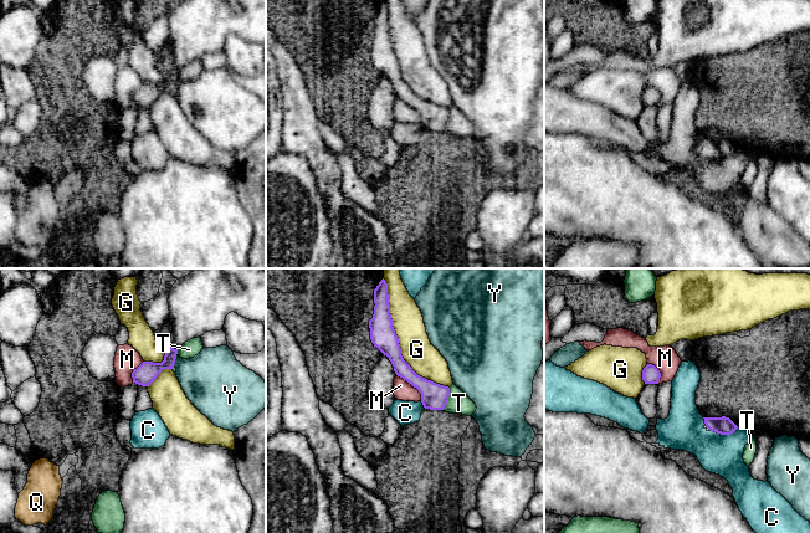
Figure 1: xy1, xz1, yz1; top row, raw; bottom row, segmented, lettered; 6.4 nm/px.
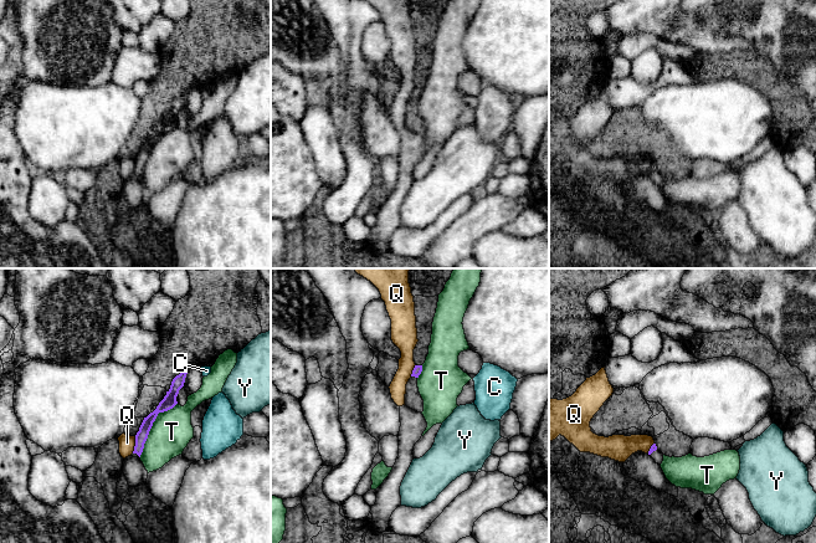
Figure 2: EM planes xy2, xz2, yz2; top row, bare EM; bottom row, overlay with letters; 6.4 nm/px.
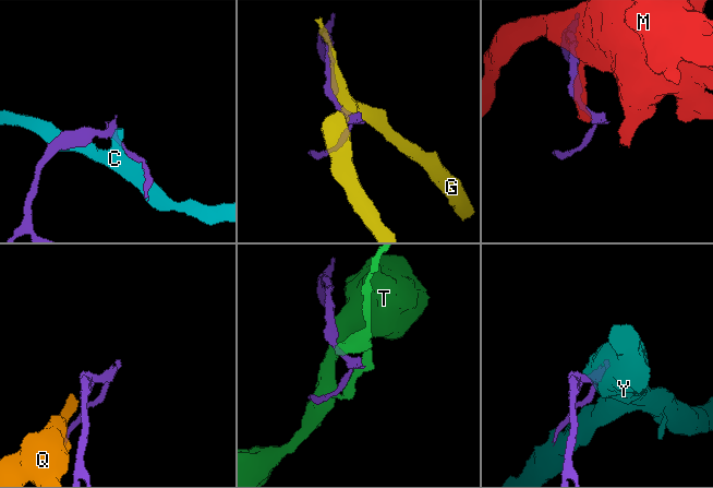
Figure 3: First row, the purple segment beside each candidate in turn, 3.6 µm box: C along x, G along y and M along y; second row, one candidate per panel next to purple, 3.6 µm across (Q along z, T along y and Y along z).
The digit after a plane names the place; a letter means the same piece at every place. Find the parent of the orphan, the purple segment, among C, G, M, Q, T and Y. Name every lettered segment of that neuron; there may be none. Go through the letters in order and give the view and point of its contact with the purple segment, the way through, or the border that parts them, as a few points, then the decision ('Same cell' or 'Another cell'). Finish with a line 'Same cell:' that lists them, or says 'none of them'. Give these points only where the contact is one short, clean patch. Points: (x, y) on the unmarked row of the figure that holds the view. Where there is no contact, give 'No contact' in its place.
C: Touches purple at yz1 (724, 155). Another cell
G: Touches purple at xz1 (398, 63). Another cell
M: Touches purple at xz1 (413, 107). Boundary: xz1 (396, 96), (418, 112), (421, 122). Another cell
Q: Touches purple at xy2 (136, 167). Boundary: xy2 (136, 158), (132, 174). Another cell
T: Touches purple at xy2 (152, 147). Another cell
Y: Touches purple at xy1 (175, 80). Boundary: xy1 (177, 75), (173, 87). Another cell
Same cell: none of them

